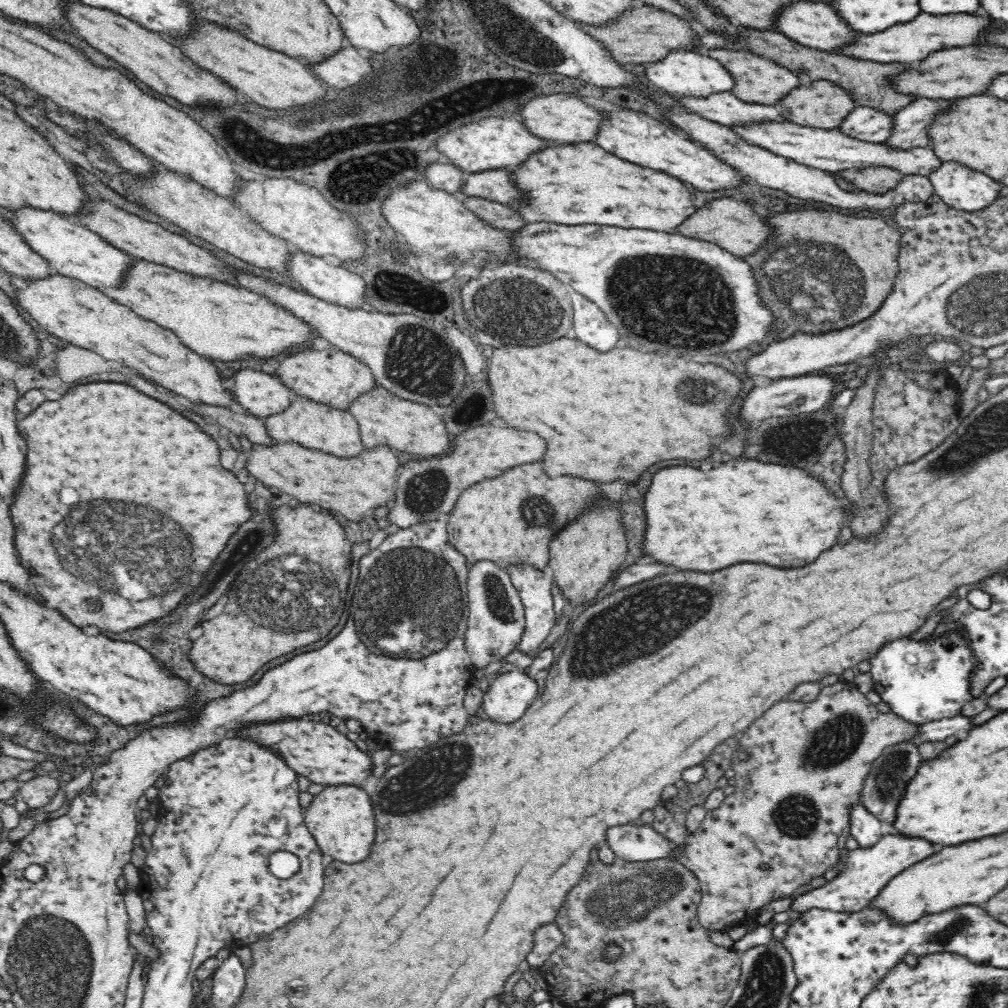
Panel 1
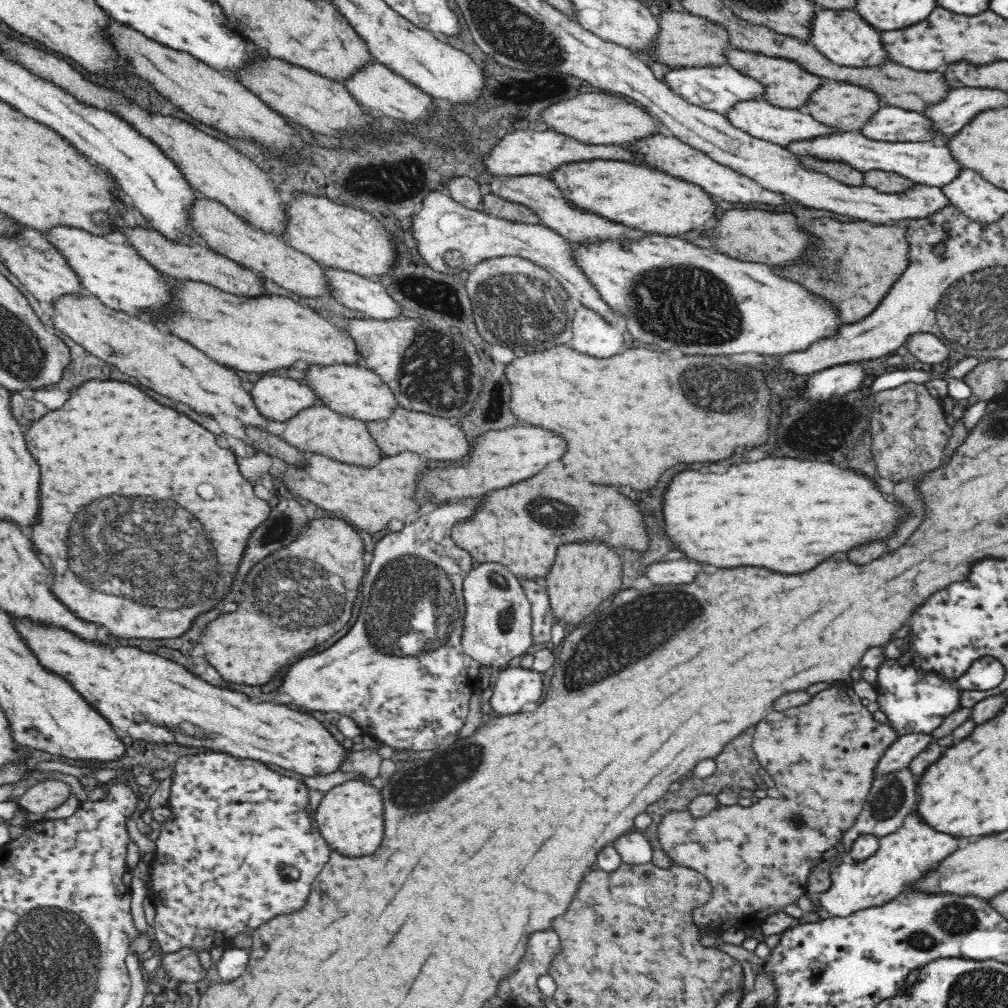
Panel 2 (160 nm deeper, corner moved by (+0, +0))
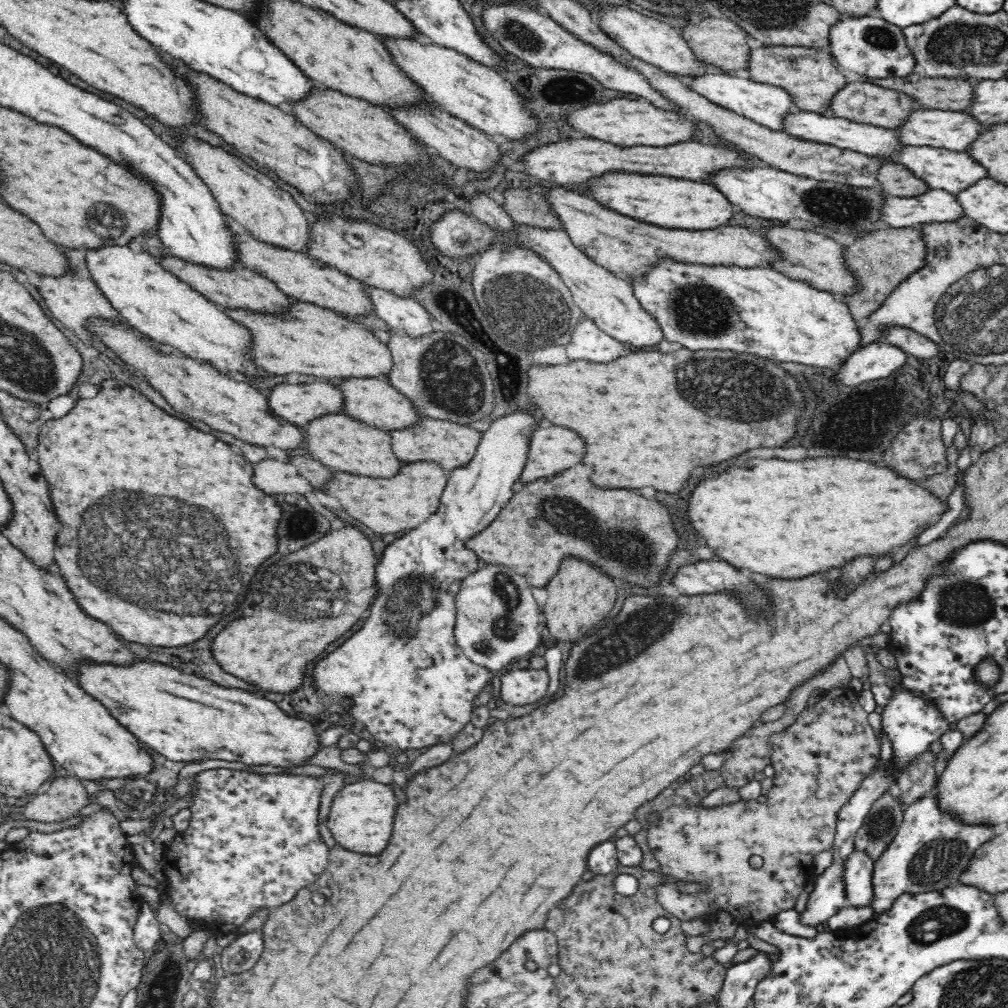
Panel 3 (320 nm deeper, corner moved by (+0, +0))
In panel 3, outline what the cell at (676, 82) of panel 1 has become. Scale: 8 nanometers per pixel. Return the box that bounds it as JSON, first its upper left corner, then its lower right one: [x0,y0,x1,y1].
[687,73,804,132]

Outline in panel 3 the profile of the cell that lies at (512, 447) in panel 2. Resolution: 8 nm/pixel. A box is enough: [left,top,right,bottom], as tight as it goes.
[520,426,586,486]

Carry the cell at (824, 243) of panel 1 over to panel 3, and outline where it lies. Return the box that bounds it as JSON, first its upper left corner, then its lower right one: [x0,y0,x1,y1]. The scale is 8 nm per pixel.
[841,227,928,322]

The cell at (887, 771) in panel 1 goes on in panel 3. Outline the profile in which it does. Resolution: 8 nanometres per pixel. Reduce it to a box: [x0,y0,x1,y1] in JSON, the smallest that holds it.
[853,790,903,861]

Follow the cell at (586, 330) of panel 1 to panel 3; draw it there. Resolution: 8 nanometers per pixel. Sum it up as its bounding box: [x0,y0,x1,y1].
[566,317,627,362]

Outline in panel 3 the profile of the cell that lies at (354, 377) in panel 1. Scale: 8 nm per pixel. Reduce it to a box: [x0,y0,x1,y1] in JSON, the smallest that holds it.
[336,378,422,431]

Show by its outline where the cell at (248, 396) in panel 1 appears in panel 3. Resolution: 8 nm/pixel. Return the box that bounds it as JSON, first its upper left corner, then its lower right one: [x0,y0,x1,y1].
[269,381,344,428]

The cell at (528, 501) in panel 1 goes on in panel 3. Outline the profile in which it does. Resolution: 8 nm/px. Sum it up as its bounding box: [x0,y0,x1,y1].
[465,464,680,588]

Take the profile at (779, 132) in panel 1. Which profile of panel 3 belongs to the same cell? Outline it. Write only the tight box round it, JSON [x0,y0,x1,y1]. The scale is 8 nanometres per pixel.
[891,145,989,195]

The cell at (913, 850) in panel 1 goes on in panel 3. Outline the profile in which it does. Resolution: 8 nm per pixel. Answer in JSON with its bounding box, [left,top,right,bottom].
[872,790,994,914]

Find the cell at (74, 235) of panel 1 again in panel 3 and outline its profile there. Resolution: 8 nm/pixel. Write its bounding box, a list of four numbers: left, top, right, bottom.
[84,245,271,386]

